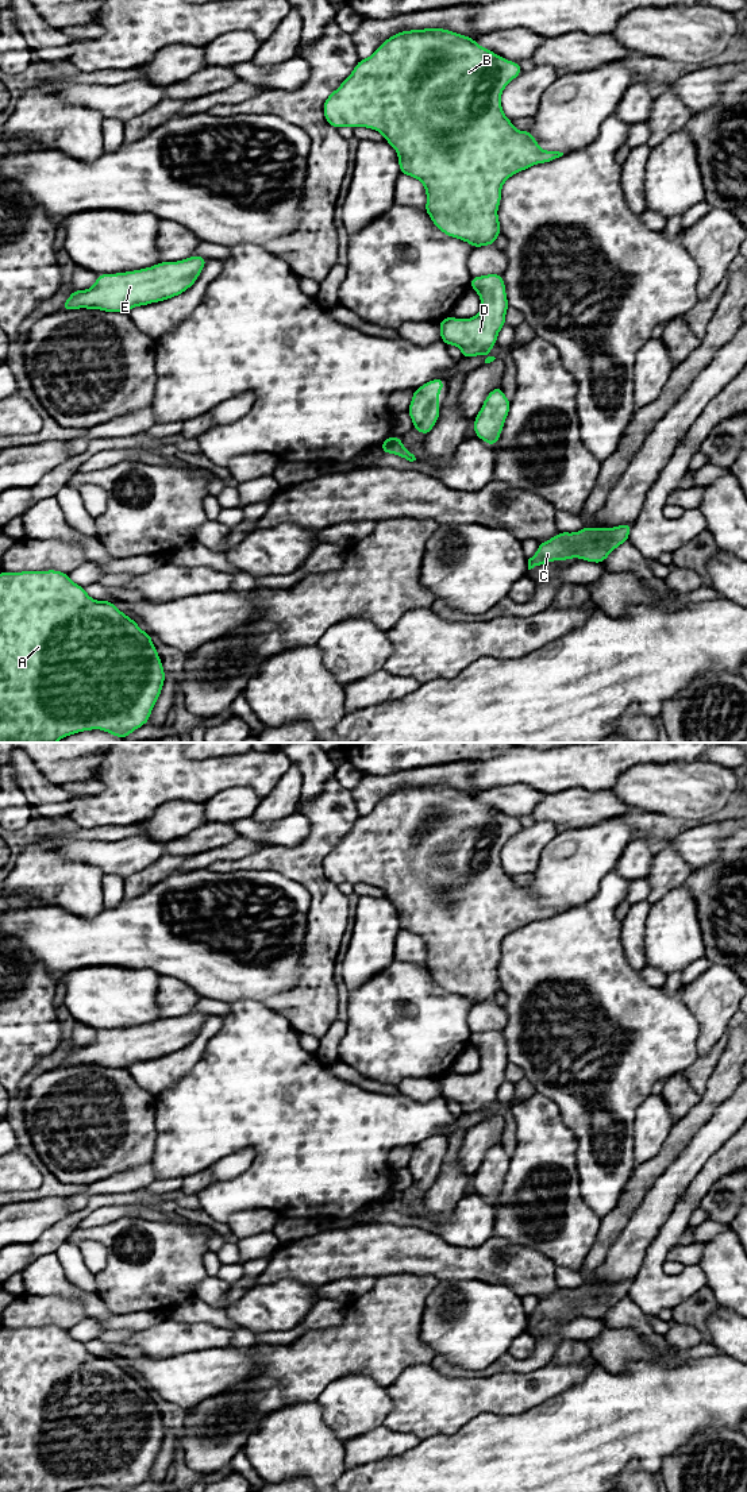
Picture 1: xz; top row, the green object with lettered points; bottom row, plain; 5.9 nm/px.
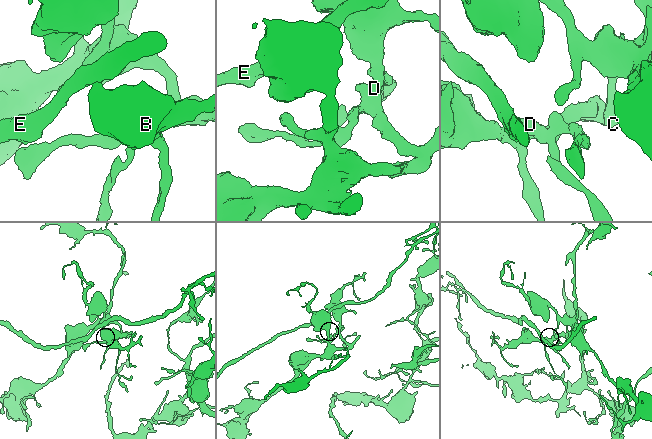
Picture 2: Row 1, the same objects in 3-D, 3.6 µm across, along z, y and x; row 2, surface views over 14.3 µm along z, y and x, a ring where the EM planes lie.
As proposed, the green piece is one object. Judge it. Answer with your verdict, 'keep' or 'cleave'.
keep

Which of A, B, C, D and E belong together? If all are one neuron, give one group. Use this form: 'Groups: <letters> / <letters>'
Groups: A B C D E

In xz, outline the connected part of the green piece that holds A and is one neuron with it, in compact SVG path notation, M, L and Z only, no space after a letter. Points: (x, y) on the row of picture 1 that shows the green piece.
M57 570L0 572L0 743L57 743L66 736L92 729L101 729L126 739L150 720L165 676L151 635L143 632L112 601L95 601L86 594L85 587L70 581L69 574Z

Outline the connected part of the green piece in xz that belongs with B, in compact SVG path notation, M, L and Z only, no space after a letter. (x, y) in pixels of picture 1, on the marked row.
M444 28L400 31L381 43L369 58L358 61L351 74L324 101L324 117L336 130L350 126L380 131L398 155L400 173L424 185L424 211L435 227L447 236L470 243L473 248L490 246L501 234L497 209L503 184L519 171L563 155L542 150L530 130L517 131L504 115L501 93L521 73L519 62L481 47L474 38Z

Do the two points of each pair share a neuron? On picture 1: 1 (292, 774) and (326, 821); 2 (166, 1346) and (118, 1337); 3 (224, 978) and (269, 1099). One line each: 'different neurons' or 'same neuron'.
1: different neurons
2: different neurons
3: different neurons

